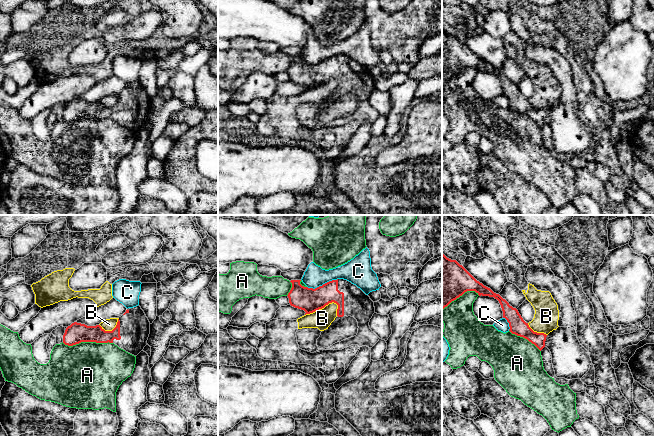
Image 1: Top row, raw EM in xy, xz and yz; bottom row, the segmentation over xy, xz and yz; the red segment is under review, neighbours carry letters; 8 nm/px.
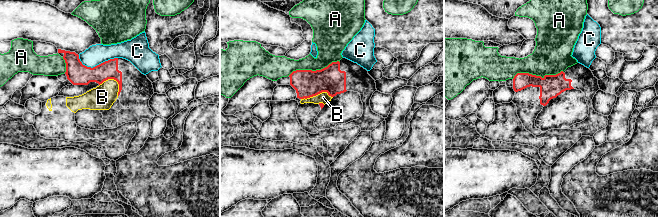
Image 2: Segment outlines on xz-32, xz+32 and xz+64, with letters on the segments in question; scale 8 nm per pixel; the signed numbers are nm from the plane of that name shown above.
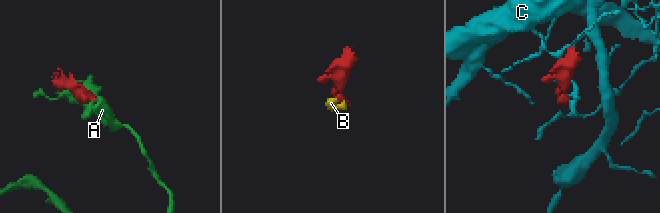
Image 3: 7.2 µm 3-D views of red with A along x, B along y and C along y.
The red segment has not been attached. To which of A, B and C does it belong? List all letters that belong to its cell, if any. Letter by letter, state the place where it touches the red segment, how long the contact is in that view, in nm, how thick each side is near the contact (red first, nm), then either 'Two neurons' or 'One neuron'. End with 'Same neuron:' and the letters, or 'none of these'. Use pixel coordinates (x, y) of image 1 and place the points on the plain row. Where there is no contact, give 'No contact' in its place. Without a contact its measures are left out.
A: Touches red at xy (87, 117). Shared border 400 nm. Thickness 160 nm (red) against 500 nm. Two neurons
B: Touches red at xz (321, 84). Shared border 280 nm. Thickness 190 nm (red) against 160 nm. Two neurons
C: Touches red at xz (323, 60). Shared border 260 nm. Thickness 190 nm (red) against 170 nm. Two neurons
Same neuron: none of these

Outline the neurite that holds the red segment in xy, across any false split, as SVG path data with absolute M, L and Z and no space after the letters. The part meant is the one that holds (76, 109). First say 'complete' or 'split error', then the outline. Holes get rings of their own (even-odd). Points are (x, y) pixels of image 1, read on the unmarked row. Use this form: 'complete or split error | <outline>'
split error | M138 81L127 85L119 93L112 107L105 107L100 101L87 102L74 98L63 111L63 119L73 122L81 118L114 119L126 128L137 132L147 121L150 110L150 98Z

